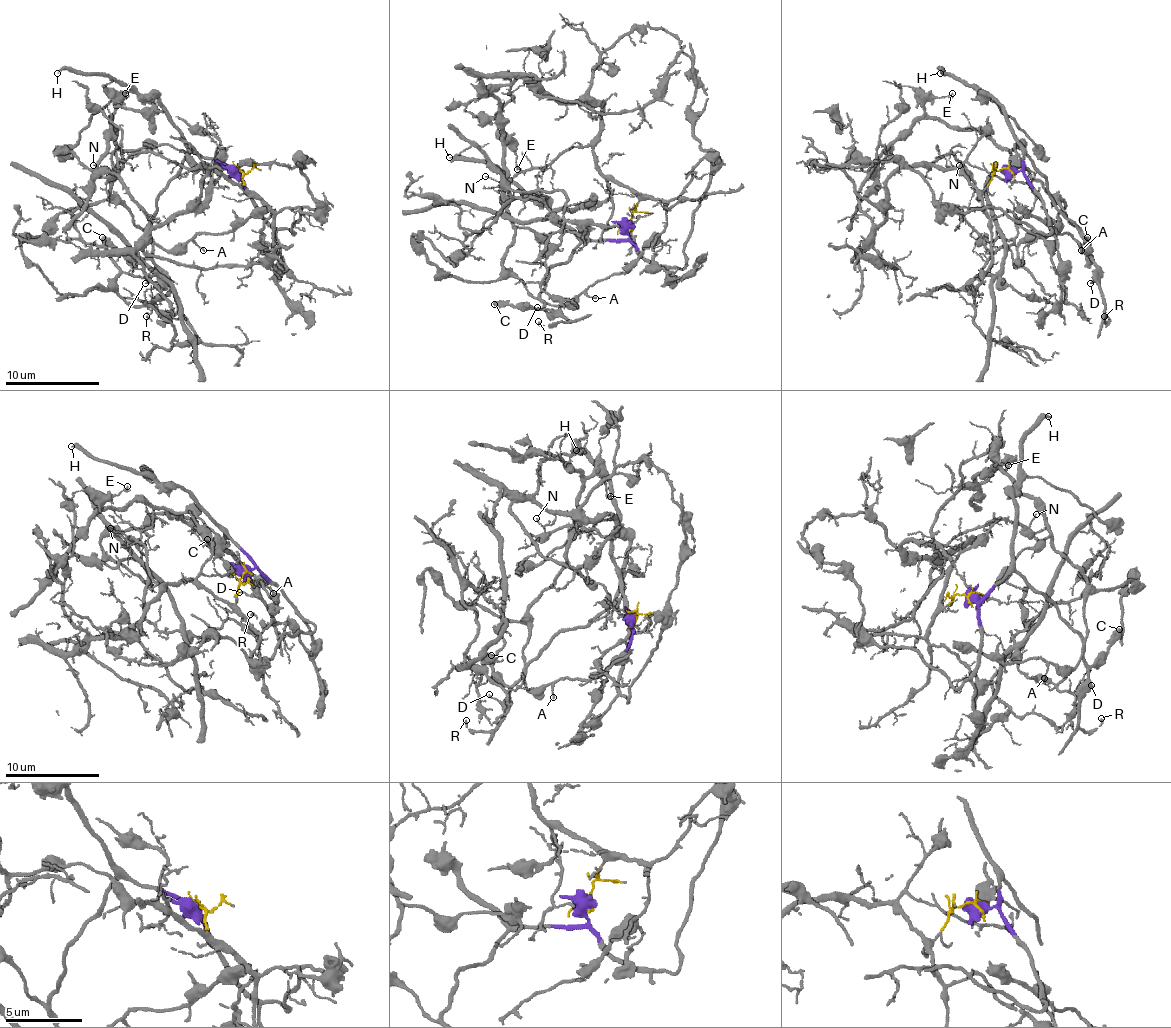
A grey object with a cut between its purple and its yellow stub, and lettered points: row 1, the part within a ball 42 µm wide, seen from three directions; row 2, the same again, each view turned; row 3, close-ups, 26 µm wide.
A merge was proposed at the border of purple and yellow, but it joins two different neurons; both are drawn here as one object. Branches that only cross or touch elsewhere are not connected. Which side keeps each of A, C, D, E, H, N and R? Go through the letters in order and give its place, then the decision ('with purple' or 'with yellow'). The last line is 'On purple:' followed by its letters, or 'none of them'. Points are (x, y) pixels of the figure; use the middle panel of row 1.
A: (595, 298) | with yellow
C: (494, 304) | with purple
D: (537, 307) | with purple
E: (517, 169) | with yellow
H: (449, 157) | with purple
N: (485, 176) | with yellow
R: (538, 321) | with purple
On purple: C, D, H, R

